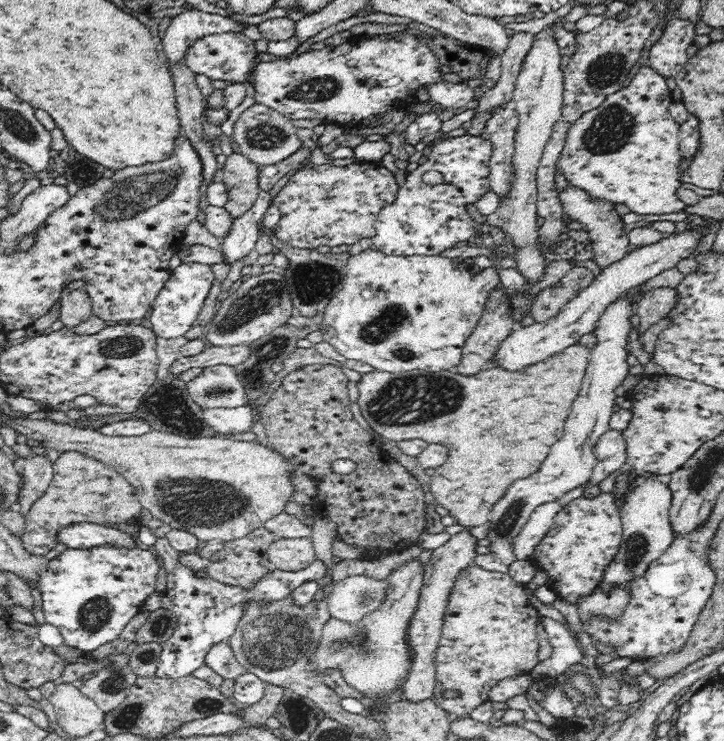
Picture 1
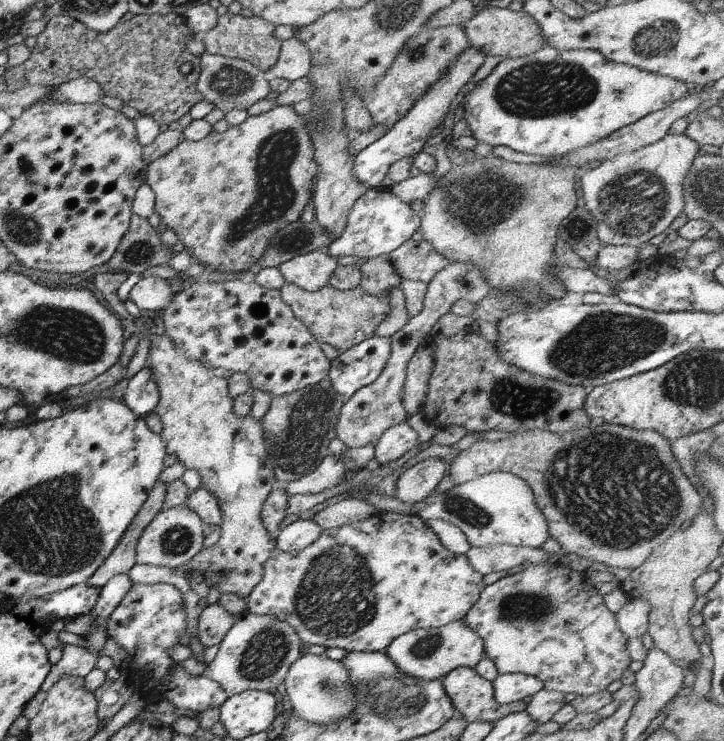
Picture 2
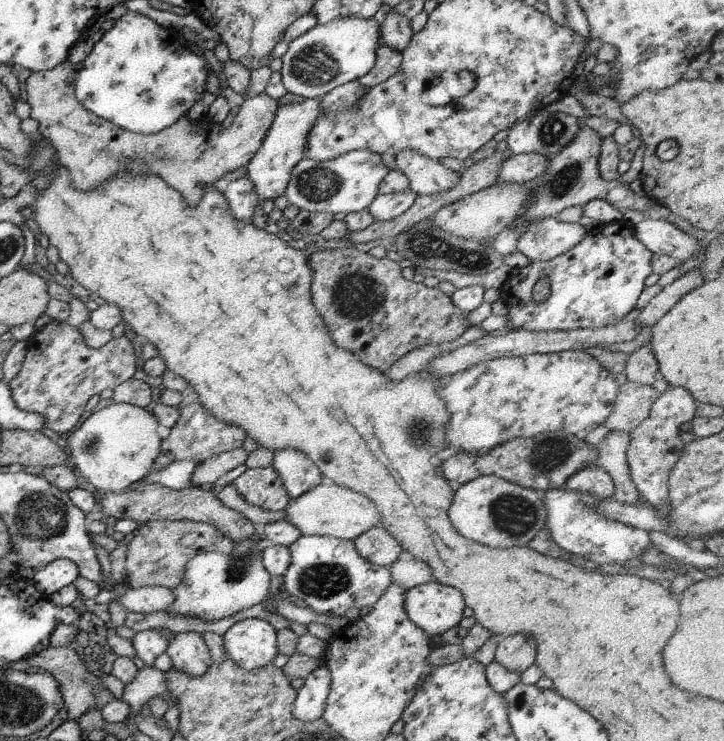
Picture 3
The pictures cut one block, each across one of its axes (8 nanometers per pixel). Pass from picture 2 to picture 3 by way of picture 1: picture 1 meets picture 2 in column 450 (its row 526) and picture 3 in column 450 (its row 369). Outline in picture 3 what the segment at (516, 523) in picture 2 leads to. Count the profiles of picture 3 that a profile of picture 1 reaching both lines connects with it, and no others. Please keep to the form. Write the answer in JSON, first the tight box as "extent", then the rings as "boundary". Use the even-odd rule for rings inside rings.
{"extent":[404,580,464,637],"boundary":[[[433,580],[408,589],[404,609],[414,626],[433,637],[459,626],[464,598],[458,590]]]}

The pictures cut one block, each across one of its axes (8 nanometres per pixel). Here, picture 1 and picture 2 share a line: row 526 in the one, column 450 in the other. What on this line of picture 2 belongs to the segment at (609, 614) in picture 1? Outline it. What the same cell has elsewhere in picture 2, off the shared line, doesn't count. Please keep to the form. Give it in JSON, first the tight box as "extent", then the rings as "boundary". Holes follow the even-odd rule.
{"extent":[384,620,486,680],"boundary":[[[463,620],[433,629],[414,629],[395,638],[384,650],[403,673],[422,680],[442,679],[458,667],[475,666],[486,656],[485,642]]]}

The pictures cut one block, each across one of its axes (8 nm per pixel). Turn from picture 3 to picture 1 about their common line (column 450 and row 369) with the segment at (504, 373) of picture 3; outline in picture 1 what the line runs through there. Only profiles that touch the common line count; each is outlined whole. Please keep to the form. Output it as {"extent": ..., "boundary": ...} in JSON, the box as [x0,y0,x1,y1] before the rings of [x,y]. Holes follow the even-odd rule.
{"extent":[320,248,500,373],"boundary":[[[375,248],[366,249],[356,255],[348,258],[346,264],[346,279],[343,280],[343,286],[339,294],[330,300],[324,312],[324,320],[320,324],[320,331],[324,335],[324,341],[332,345],[338,354],[350,360],[358,360],[366,364],[370,364],[375,371],[386,373],[402,373],[409,371],[428,371],[440,372],[440,370],[450,370],[452,366],[461,364],[462,348],[464,343],[474,332],[482,314],[484,312],[485,304],[491,294],[492,290],[500,287],[500,277],[496,267],[484,268],[476,274],[470,273],[469,267],[458,266],[453,259],[438,255],[438,256],[394,256],[387,255],[383,252],[377,251]]]}

